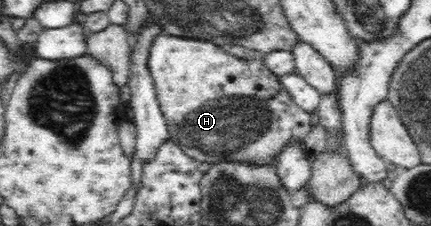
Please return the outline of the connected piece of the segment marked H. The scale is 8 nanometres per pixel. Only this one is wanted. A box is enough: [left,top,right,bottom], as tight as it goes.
[147,34,314,165]

